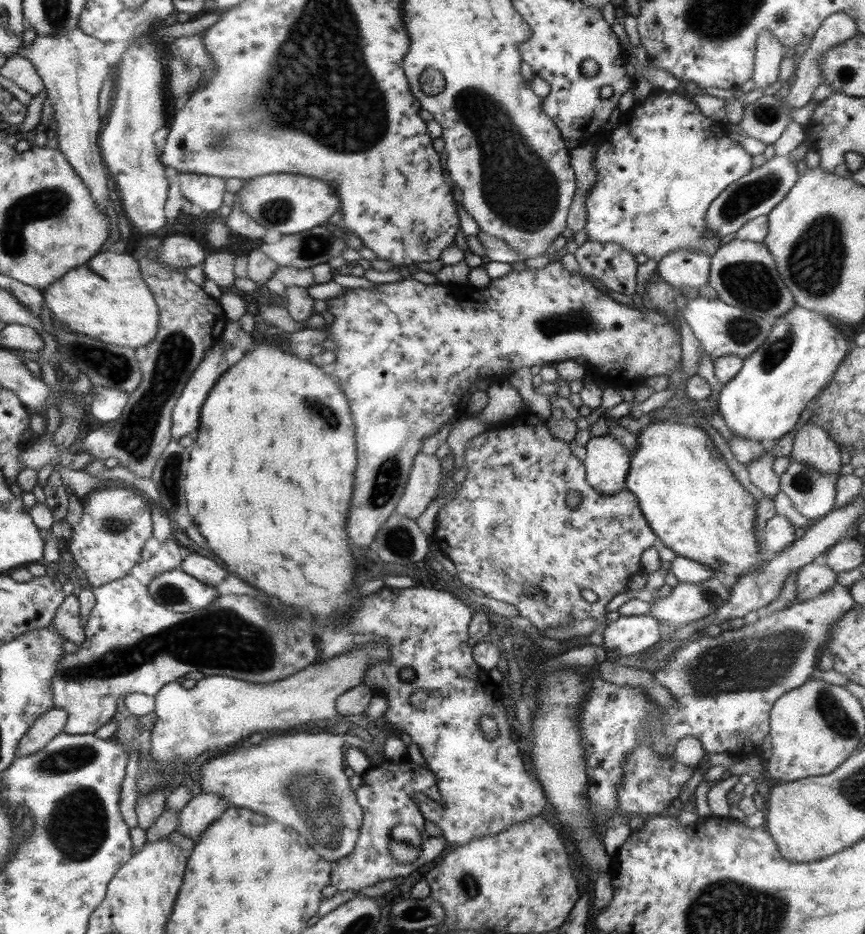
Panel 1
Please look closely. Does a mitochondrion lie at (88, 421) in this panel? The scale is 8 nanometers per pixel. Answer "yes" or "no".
no

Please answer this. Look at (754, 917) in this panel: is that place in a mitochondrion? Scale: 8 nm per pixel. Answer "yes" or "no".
yes

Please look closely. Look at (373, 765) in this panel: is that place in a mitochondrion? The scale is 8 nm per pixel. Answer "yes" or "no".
no

